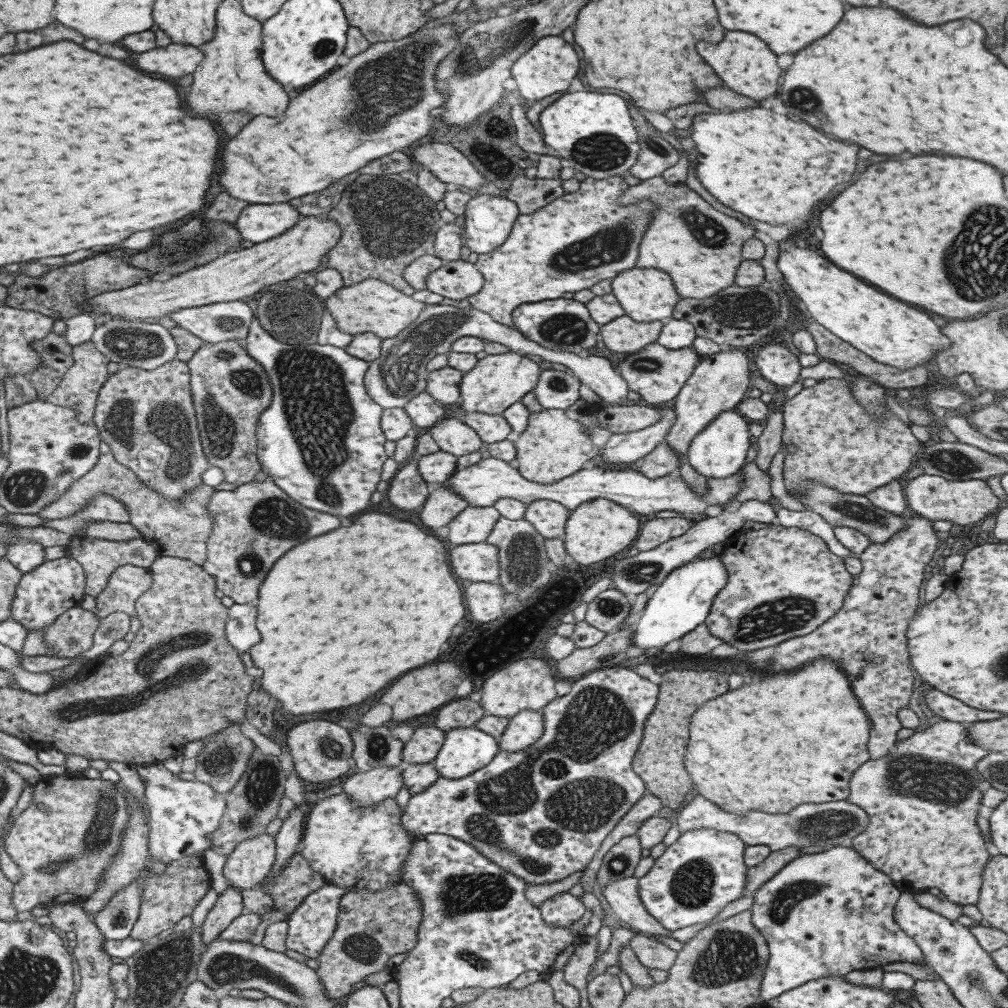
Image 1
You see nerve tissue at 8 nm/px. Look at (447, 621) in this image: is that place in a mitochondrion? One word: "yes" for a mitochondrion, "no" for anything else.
no

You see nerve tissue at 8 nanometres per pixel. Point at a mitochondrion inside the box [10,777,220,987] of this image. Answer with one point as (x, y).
(97, 837)

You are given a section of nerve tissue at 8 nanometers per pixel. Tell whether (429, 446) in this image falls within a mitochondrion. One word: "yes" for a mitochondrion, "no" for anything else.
no

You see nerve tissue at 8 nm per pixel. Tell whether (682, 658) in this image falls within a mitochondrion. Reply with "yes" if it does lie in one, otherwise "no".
no

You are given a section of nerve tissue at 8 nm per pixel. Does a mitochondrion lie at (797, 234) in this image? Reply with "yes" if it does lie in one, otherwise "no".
no

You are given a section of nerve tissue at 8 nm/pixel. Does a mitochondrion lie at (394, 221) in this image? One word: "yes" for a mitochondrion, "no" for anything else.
yes

